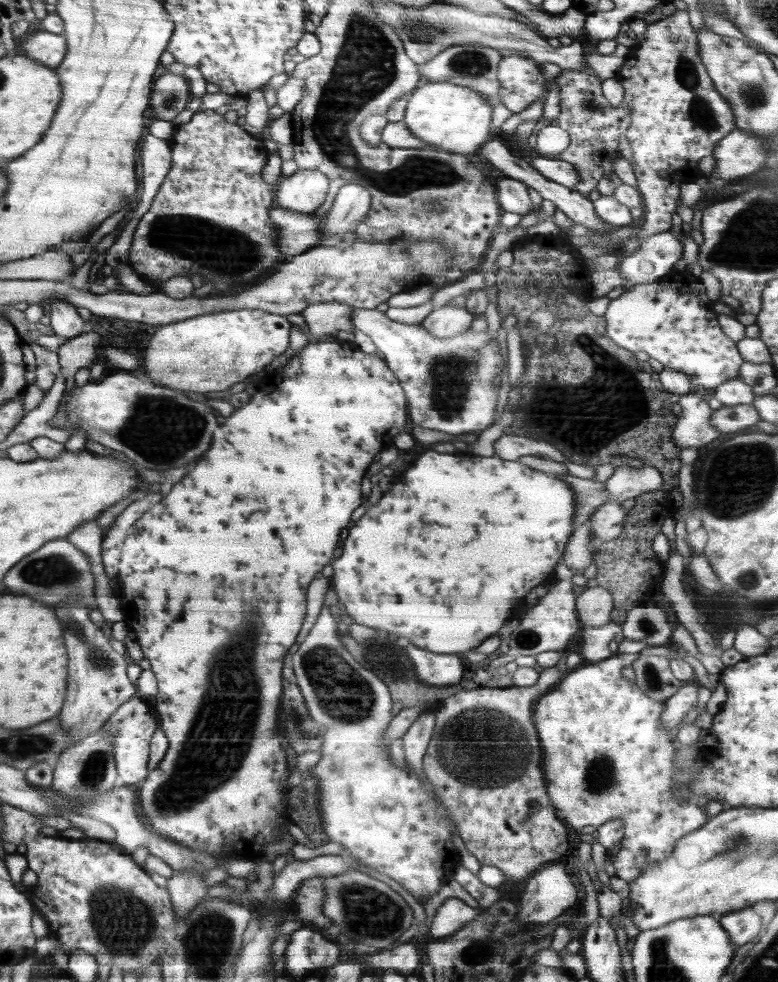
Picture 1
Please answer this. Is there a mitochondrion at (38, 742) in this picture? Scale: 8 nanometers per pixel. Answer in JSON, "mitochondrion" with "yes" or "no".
{"mitochondrion":"yes"}

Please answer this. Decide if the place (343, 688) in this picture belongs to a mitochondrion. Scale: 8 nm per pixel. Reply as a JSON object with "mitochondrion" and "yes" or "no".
{"mitochondrion":"yes"}

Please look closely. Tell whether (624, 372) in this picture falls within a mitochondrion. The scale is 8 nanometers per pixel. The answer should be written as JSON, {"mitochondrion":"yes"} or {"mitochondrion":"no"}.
{"mitochondrion":"yes"}

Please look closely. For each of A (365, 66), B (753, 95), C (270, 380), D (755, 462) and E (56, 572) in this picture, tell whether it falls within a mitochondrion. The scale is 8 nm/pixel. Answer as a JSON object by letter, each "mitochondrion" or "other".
{"A":"mitochondrion","B":"mitochondrion","C":"other","D":"mitochondrion","E":"mitochondrion"}

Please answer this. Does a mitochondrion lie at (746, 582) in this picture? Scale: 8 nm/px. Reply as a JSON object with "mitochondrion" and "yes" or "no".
{"mitochondrion":"yes"}

